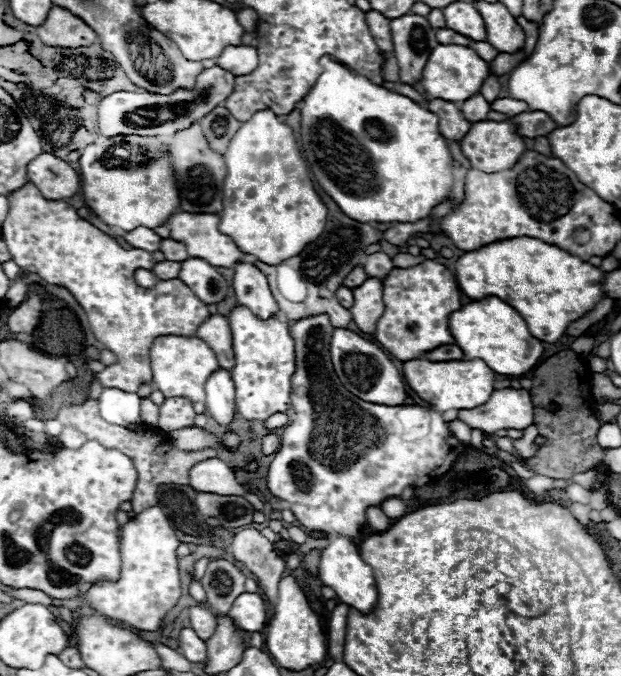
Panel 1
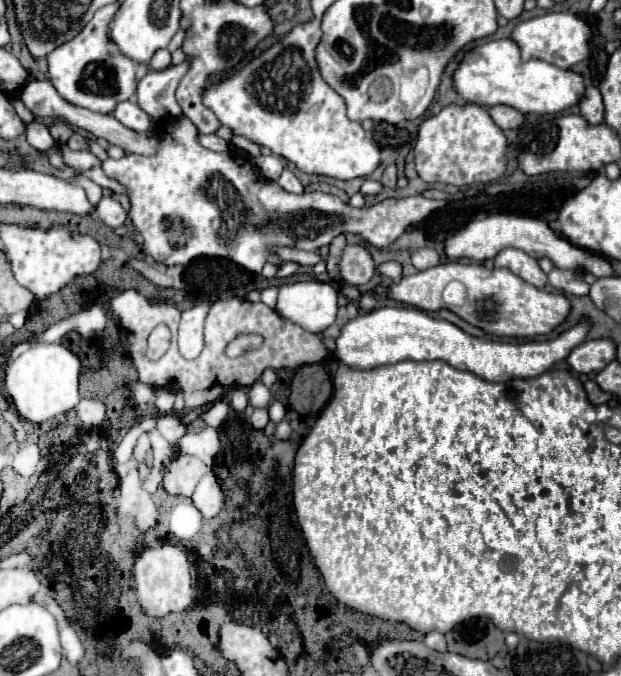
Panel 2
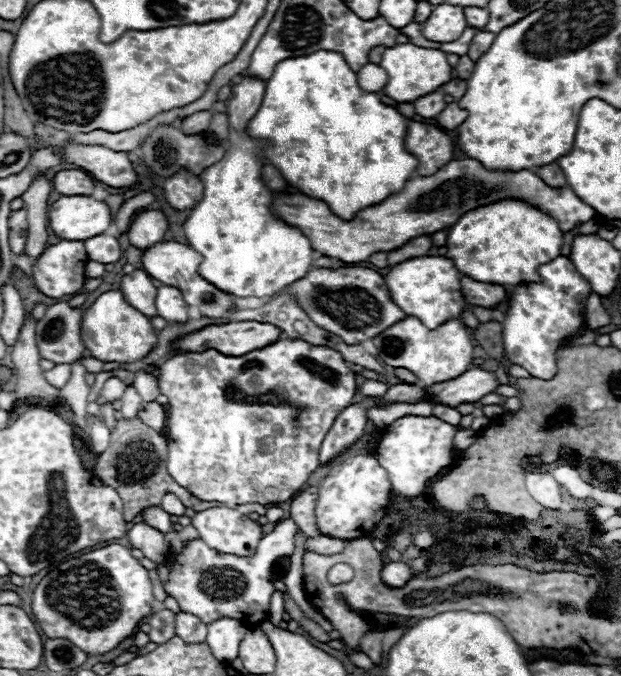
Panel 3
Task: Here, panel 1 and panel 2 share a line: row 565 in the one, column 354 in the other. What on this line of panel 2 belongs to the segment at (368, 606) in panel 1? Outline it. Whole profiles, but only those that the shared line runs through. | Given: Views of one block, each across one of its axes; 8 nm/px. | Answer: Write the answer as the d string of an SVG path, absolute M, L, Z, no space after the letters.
M386 306L358 318L350 320L340 336L336 338L336 358L340 358L350 368L376 368L382 364L394 364L400 360L444 360L458 370L472 372L488 382L508 382L512 378L532 378L544 374L554 362L560 362L570 354L572 348L580 346L588 334L588 324L580 324L562 332L556 340L546 342L526 342L526 344L506 344L506 342L490 342L484 338L474 338L460 330L458 326L432 318L416 308L398 308Z

